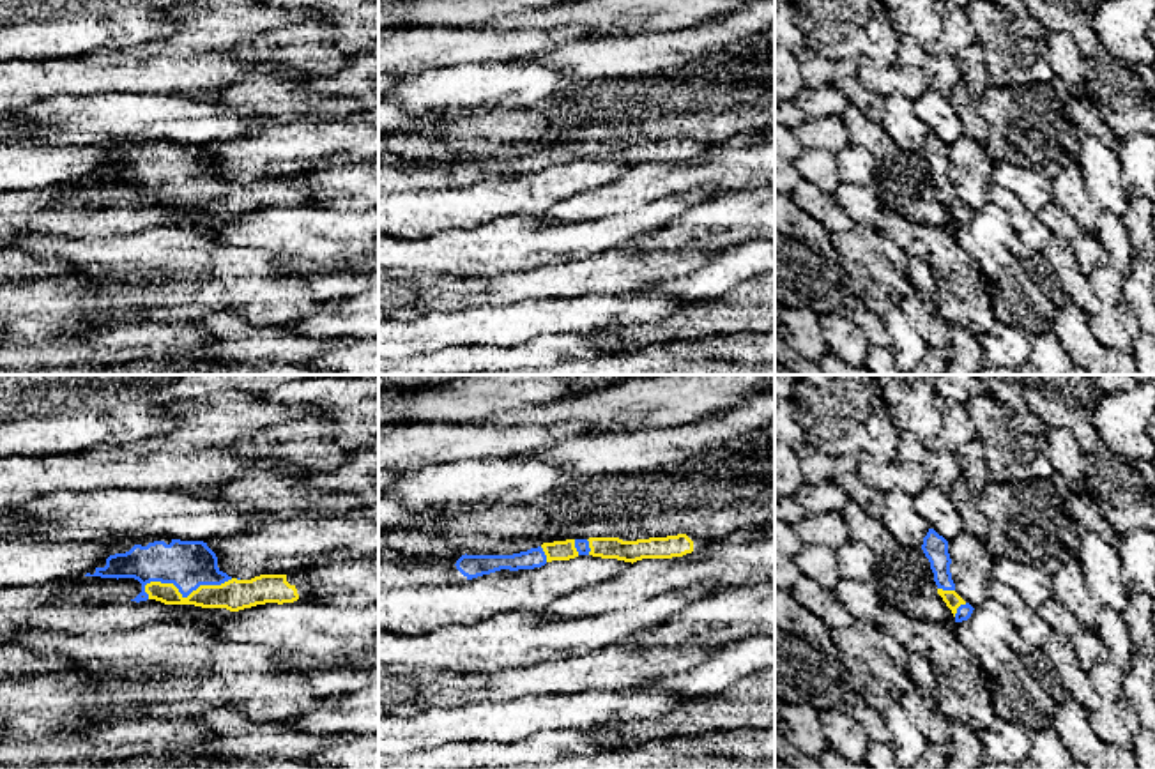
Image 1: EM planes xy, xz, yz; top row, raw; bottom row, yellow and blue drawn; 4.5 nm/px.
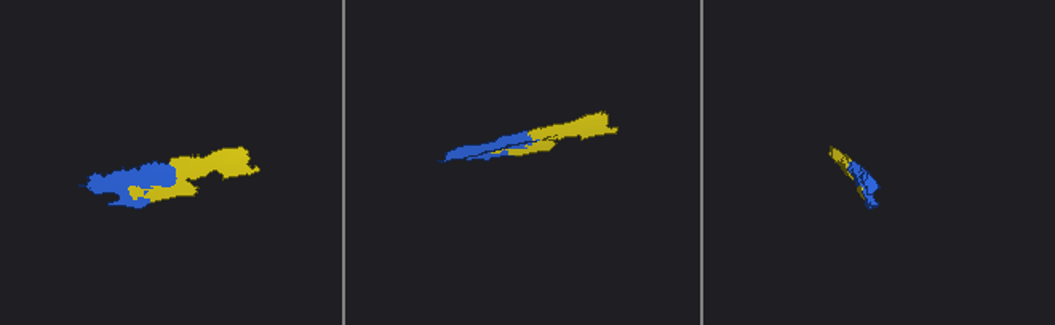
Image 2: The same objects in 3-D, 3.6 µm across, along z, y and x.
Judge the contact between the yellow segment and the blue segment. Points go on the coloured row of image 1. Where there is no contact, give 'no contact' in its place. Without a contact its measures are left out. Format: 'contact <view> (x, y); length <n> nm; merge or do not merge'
contact xy (188, 596); length 420 nm; merge

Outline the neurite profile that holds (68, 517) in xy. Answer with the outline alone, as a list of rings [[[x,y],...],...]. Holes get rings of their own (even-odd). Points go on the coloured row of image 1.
[[[108,488],[103,491],[58,491],[0,511],[27,514],[32,520],[32,532],[19,541],[35,539],[55,543],[90,543],[124,536],[205,541],[214,536],[241,534],[276,520],[271,513],[251,513],[241,502],[191,490]]]

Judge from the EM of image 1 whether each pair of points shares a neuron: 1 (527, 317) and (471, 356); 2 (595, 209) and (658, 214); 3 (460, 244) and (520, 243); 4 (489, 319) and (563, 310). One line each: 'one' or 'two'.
1: two
2: two
3: one
4: one

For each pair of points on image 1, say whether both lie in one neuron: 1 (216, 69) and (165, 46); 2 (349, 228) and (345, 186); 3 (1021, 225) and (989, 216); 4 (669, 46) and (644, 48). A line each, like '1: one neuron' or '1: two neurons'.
1: two neurons
2: two neurons
3: two neurons
4: one neuron

